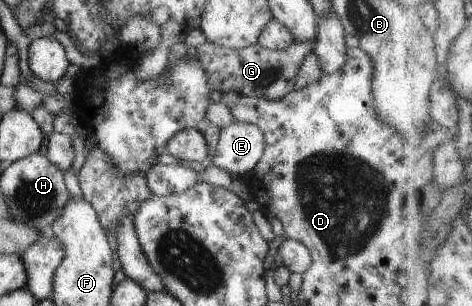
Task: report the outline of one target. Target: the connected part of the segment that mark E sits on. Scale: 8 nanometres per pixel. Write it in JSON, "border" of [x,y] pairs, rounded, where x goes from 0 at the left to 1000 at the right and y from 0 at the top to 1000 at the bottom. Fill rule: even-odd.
{"border":[[[498,389],[487,408],[468,418],[458,493],[439,529],[489,569],[515,578],[521,559],[542,546],[561,490],[561,474],[559,431],[542,405],[511,399]]]}

